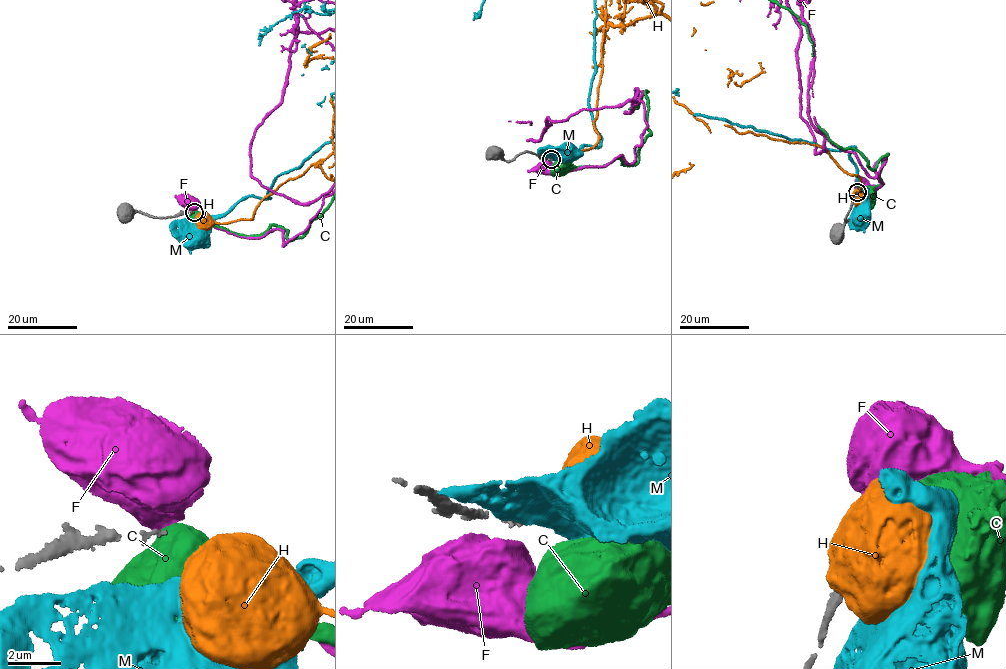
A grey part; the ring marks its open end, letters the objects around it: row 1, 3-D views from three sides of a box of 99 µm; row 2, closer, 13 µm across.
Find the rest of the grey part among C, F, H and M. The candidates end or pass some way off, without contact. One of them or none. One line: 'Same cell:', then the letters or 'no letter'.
Same cell: no letter

